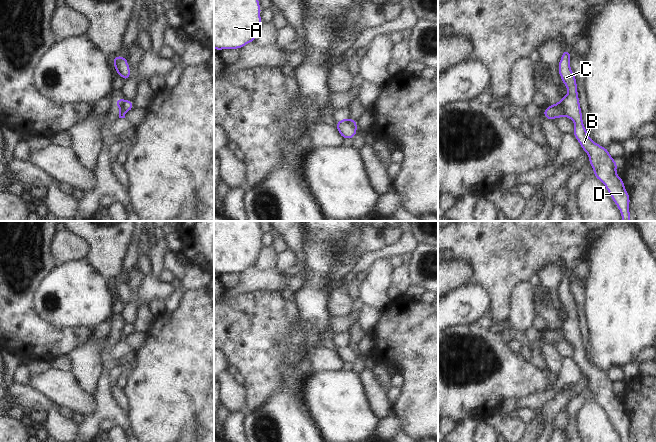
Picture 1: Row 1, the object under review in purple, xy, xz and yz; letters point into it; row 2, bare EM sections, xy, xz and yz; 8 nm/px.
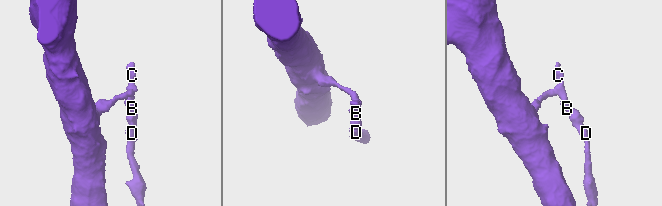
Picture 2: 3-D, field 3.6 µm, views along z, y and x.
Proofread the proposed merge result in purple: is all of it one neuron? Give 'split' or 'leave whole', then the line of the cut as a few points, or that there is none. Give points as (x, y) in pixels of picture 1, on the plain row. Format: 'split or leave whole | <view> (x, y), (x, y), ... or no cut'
split | yz (560, 324), (565, 339)

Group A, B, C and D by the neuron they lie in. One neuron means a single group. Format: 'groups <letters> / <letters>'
groups A / B C D

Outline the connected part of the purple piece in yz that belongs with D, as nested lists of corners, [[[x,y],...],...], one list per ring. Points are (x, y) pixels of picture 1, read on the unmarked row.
[[[568,274],[562,275],[562,281],[558,287],[558,296],[568,317],[561,325],[564,330],[564,338],[575,348],[573,359],[578,364],[583,375],[589,380],[589,387],[594,394],[594,401],[601,405],[615,429],[620,434],[622,442],[630,442],[630,420],[624,411],[624,404],[617,397],[616,386],[607,372],[595,367],[586,355],[583,348],[582,335],[578,322],[577,305],[570,292],[572,279]]]

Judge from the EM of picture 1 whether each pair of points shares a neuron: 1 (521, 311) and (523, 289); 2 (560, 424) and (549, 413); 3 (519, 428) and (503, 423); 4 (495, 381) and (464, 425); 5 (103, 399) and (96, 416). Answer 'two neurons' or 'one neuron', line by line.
1: one neuron
2: two neurons
3: one neuron
4: two neurons
5: one neuron

